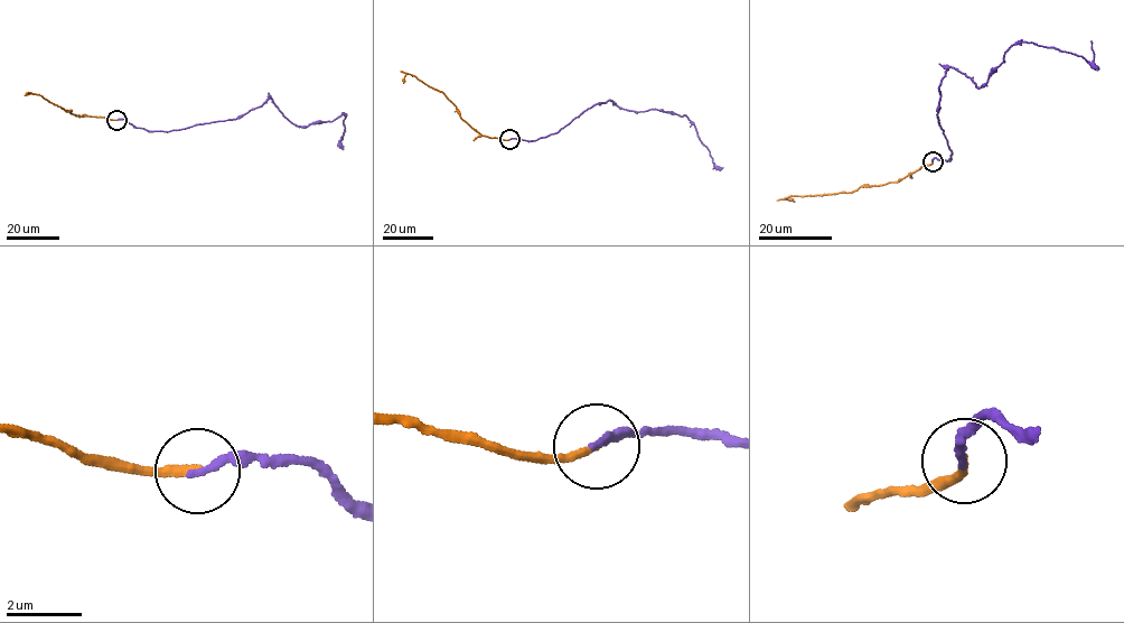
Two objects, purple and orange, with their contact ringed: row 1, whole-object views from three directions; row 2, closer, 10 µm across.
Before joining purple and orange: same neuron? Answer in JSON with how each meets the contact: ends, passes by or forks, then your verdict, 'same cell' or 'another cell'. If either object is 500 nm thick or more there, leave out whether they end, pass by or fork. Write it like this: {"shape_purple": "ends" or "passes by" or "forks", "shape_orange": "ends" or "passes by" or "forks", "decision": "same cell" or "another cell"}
{"shape_purple": "ends", "shape_orange": "ends", "decision": "same cell"}

